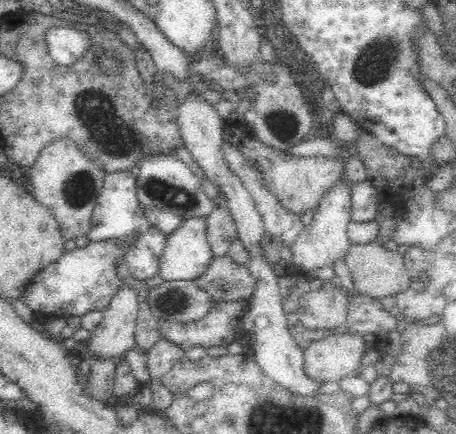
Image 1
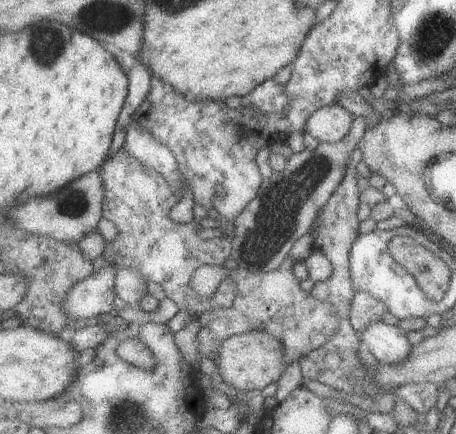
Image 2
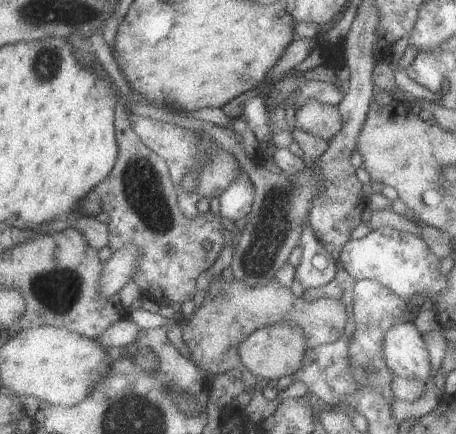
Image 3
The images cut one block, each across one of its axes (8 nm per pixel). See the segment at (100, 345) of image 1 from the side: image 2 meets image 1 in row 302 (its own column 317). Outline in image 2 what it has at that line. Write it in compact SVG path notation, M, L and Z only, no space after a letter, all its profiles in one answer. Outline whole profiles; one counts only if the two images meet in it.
M333 104L327 108L317 110L309 120L305 132L309 136L319 138L323 144L341 144L353 130L355 114L349 112L345 106Z

